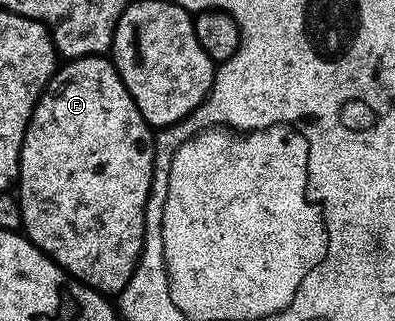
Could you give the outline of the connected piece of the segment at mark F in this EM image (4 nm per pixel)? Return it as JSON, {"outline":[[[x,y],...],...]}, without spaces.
{"outline":[[[108,56],[75,57],[66,60],[54,73],[47,87],[41,92],[41,98],[33,109],[29,126],[21,148],[21,172],[19,174],[19,200],[23,215],[23,232],[33,244],[40,247],[60,269],[70,273],[76,281],[90,285],[98,293],[119,295],[133,278],[137,262],[141,259],[141,249],[145,245],[145,208],[149,202],[149,193],[153,189],[153,151],[155,148],[154,130],[145,122],[135,99],[127,91],[117,66]]]}

